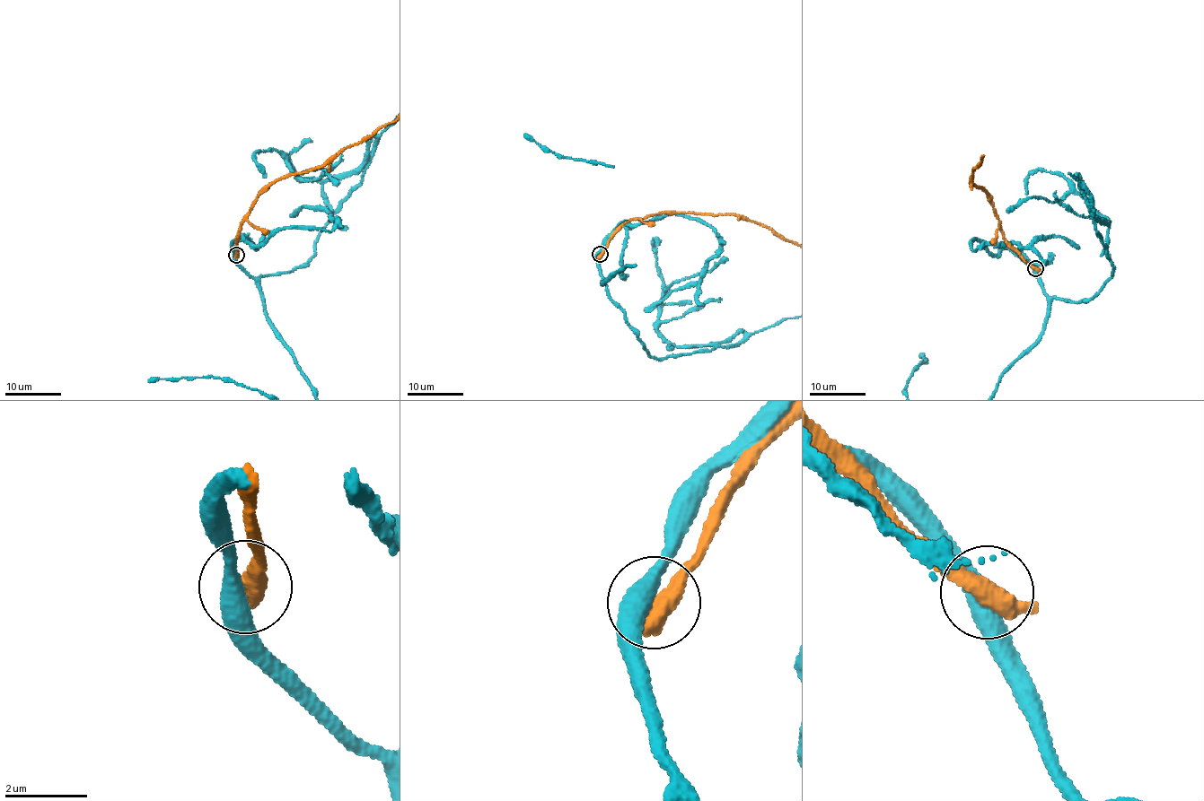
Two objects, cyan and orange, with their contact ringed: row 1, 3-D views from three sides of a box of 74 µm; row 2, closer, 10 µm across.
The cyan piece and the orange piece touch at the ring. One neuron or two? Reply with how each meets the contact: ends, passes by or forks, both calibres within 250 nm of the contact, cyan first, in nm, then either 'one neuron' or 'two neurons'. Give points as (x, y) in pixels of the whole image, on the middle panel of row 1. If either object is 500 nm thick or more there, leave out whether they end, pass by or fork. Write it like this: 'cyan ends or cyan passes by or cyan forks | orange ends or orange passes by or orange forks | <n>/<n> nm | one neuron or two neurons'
cyan passes by | orange passes by | 440/440 nm | two neurons

